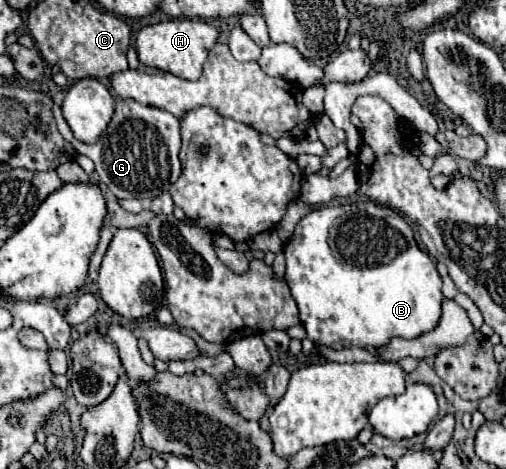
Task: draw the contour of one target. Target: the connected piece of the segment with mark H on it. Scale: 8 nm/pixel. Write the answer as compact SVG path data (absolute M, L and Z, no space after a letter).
M171 19L157 25L143 27L137 35L137 55L139 61L147 67L157 67L161 71L169 71L181 79L195 81L203 73L203 63L207 53L217 43L219 31L211 23L203 19Z

